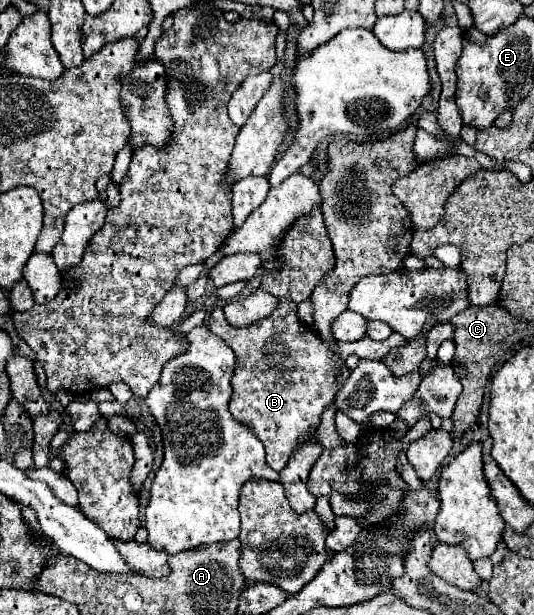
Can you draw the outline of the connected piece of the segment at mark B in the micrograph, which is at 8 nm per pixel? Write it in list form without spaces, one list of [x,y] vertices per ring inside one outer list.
[[[280,300],[276,310],[268,316],[268,318],[260,318],[248,326],[236,328],[230,326],[224,318],[222,308],[214,308],[210,312],[208,318],[208,328],[212,334],[220,336],[236,354],[236,370],[232,376],[232,398],[228,404],[228,410],[232,414],[232,418],[236,418],[236,422],[244,422],[244,426],[248,426],[256,438],[264,444],[266,448],[266,464],[280,472],[290,454],[304,442],[310,440],[320,424],[320,416],[326,410],[326,406],[332,402],[336,388],[338,388],[338,374],[344,370],[344,362],[348,356],[358,356],[360,360],[380,360],[386,352],[390,352],[396,346],[406,346],[406,338],[402,338],[400,334],[392,334],[390,338],[382,340],[382,342],[374,342],[368,336],[356,340],[356,342],[334,342],[332,346],[328,346],[316,332],[312,332],[310,326],[304,326],[300,320],[296,320],[296,304],[290,300]]]

